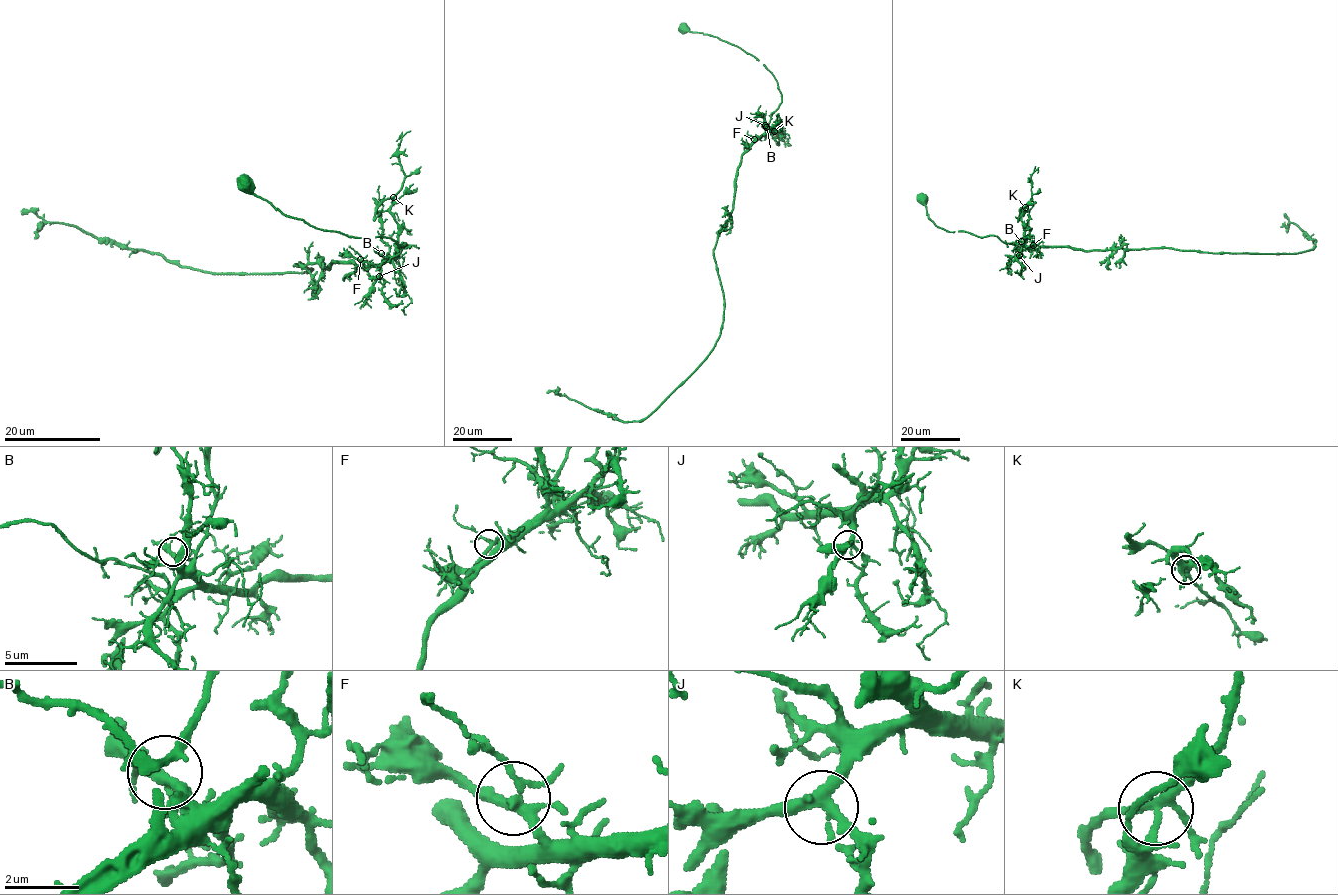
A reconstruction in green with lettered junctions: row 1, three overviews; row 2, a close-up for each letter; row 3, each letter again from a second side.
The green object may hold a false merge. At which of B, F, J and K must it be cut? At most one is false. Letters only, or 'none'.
K

